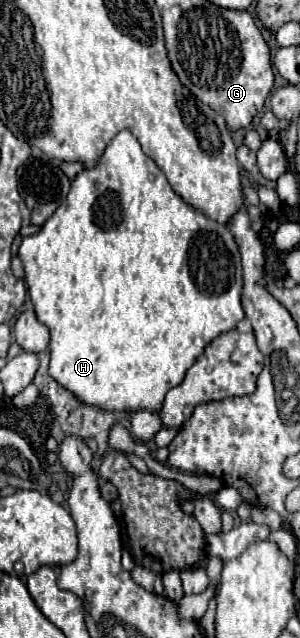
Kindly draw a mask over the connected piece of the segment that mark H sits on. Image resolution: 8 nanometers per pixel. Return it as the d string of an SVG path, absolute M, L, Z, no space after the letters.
M121 130L121 132L109 142L105 154L101 156L101 160L99 160L99 164L97 164L95 168L83 170L83 172L73 180L71 190L69 190L69 194L67 194L67 200L65 200L65 202L57 208L57 212L43 224L43 228L41 228L37 234L33 234L33 236L23 238L23 244L21 244L21 248L19 248L19 258L21 258L23 268L25 268L25 282L27 282L27 288L29 288L29 298L31 298L31 302L33 302L33 306L35 306L37 320L43 322L43 324L49 328L49 332L51 332L51 340L49 340L49 352L51 352L49 374L51 374L63 388L67 388L79 402L83 402L83 404L87 404L87 406L97 406L97 408L101 408L101 410L113 410L113 412L139 412L139 410L149 410L149 412L153 412L153 414L159 414L159 410L161 410L161 406L163 406L165 394L167 394L173 386L179 386L179 384L183 382L185 372L187 372L187 370L193 366L193 362L203 354L205 346L211 344L211 340L215 340L219 334L233 330L233 328L243 320L243 316L245 316L245 314L243 314L243 308L241 308L241 288L243 288L243 278L241 278L241 256L239 256L237 244L235 244L235 240L233 240L233 234L229 232L227 226L223 226L223 224L219 224L219 222L215 222L215 220L209 220L205 214L201 214L201 212L193 210L191 206L187 206L187 204L181 200L181 196L177 196L177 194L171 190L171 186L169 186L165 174L163 174L163 172L157 168L157 164L141 150L141 144L137 142L137 138L135 138L129 130Z

